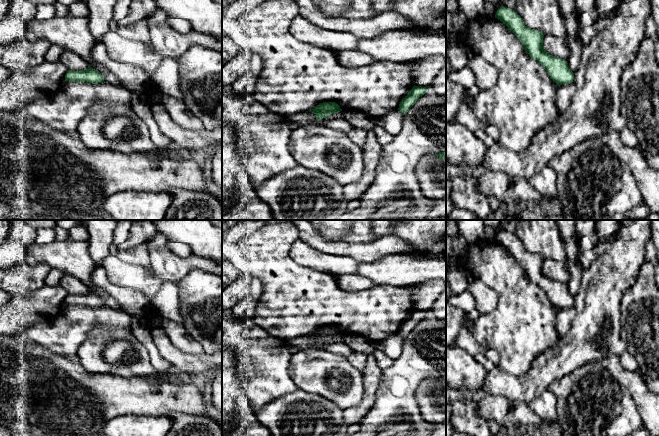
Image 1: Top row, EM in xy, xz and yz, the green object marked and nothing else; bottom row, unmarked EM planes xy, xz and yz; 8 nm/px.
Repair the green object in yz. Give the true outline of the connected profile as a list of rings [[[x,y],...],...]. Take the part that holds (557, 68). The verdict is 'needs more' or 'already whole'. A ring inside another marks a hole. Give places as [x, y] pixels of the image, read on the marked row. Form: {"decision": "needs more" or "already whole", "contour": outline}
{"decision": "already whole", "contour": [[[503,5],[496,11],[495,18],[503,22],[516,35],[529,56],[544,67],[553,82],[558,86],[573,82],[574,73],[567,61],[550,55],[543,48],[544,34],[542,32],[527,27],[514,10]]]}

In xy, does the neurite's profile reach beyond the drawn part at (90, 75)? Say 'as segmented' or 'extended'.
as segmented

